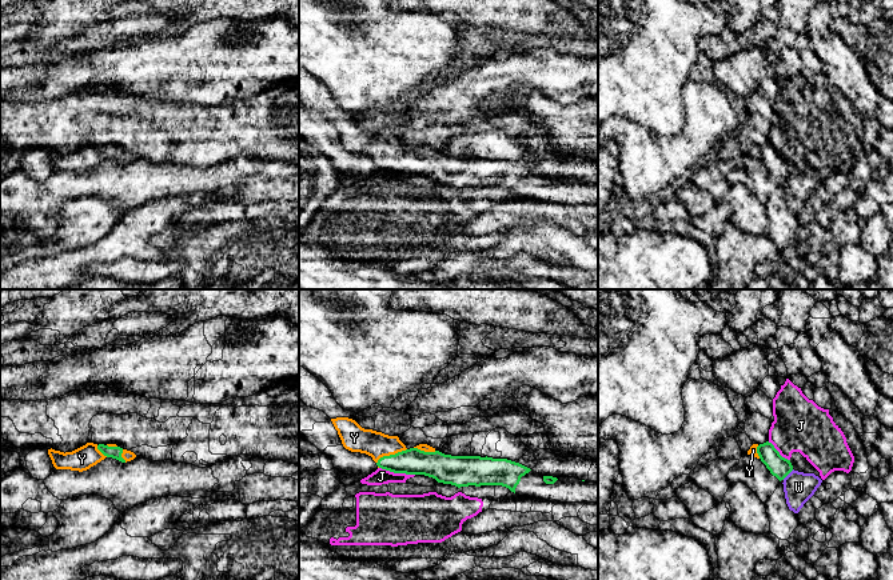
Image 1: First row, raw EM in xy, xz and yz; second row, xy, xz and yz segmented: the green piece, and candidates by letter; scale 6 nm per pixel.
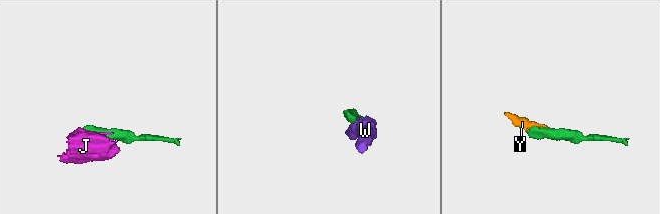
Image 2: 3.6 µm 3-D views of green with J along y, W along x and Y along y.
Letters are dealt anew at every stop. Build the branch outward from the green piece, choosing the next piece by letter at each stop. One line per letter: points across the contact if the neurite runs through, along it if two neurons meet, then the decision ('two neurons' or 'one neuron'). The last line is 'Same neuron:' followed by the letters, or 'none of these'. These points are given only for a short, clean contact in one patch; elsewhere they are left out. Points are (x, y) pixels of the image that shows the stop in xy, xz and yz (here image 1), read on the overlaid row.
J: along xz (379, 467), (387, 471), (414, 475) | two neurons
W: two neurons
Y: across xz (411, 462), (399, 460), (390, 455), (377, 444), (354, 438) | one neuron
Same neuron: Y

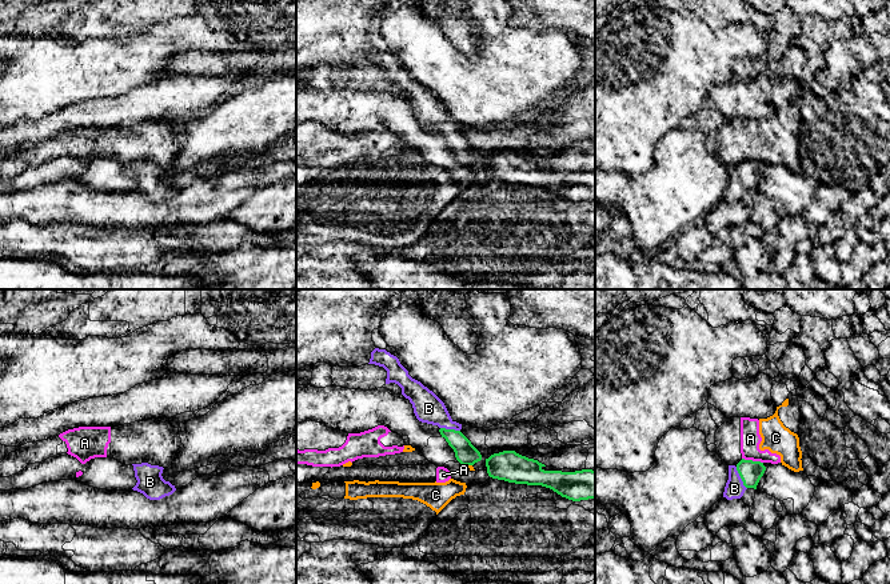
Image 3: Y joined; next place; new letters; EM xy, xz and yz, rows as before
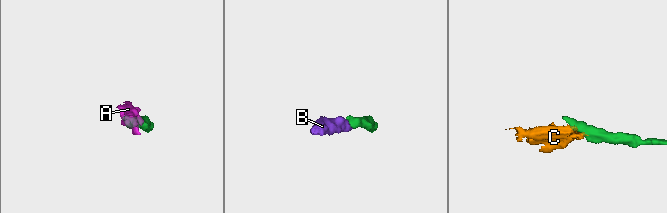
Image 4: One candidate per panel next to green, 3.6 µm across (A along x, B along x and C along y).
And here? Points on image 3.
A: along yz (742, 458), (762, 463) | two neurons
B: across yz (750, 472), (741, 478), (734, 488) | one neuron
C: along xz (471, 464), (467, 466) | two neurons
Same neuron: B

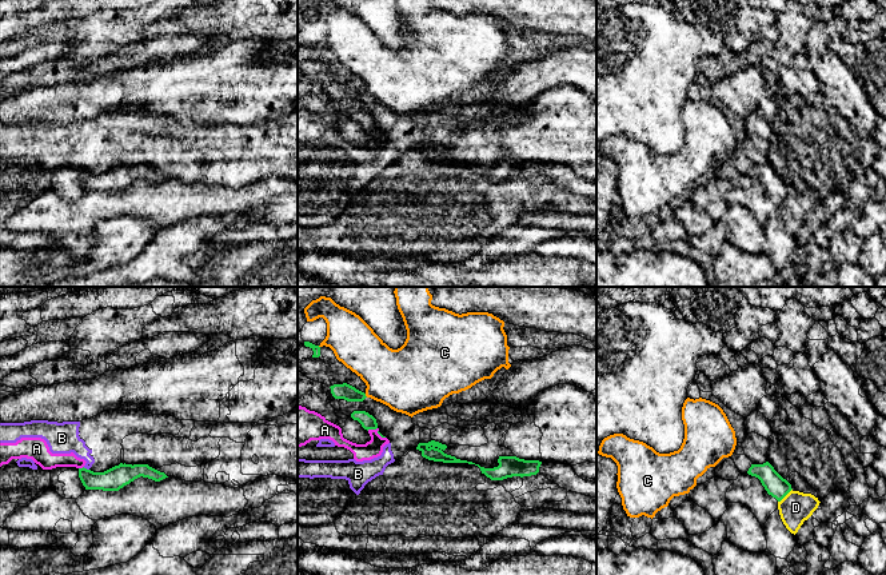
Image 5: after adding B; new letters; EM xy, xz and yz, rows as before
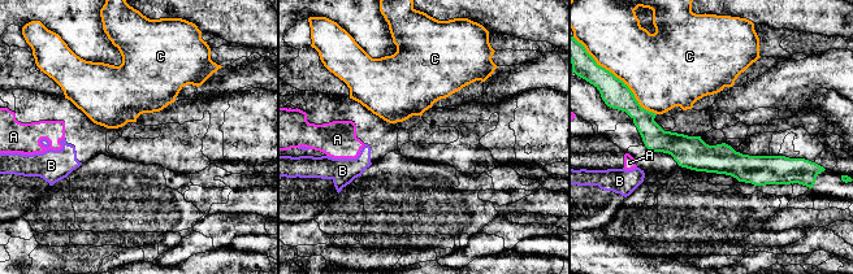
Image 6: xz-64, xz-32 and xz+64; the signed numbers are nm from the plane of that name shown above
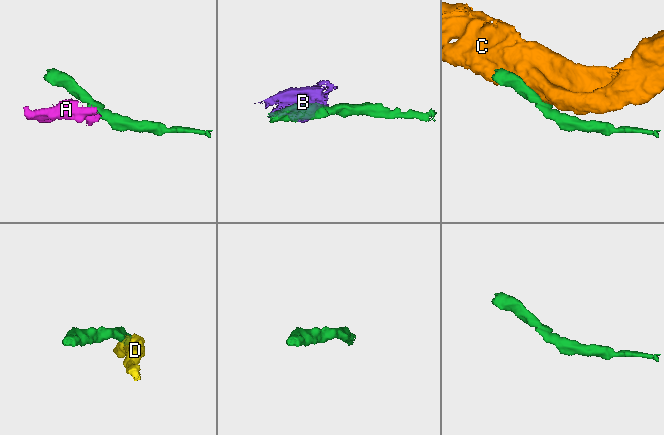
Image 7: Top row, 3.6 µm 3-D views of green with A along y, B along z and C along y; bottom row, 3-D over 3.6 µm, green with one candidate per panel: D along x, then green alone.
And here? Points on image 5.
A: along xz (367, 430), (375, 430), (384, 438) | two neurons
B: along xy (83, 467), (88, 470) | two neurons
C: two neurons
D: two neurons
Same neuron: none of these

